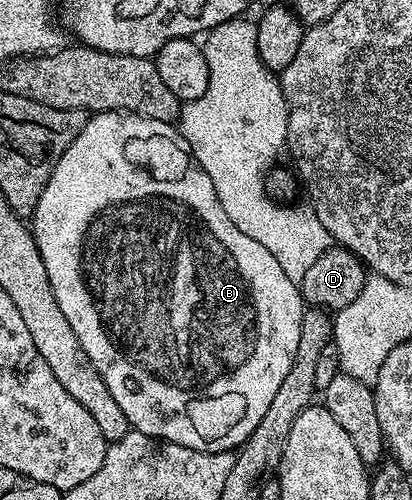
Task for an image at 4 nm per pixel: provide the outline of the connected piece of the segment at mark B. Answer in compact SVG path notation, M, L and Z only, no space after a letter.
M102 110L93 113L52 169L36 211L32 213L30 229L36 237L42 264L46 264L46 276L50 276L50 288L54 288L58 308L62 308L70 328L74 328L82 352L90 356L94 368L98 368L98 376L102 376L106 388L110 388L110 396L114 396L118 408L126 412L129 427L162 442L183 444L198 452L235 451L243 446L250 432L258 428L262 416L266 416L274 392L290 372L292 354L298 352L302 295L299 285L282 272L267 250L262 250L257 242L250 240L250 236L229 225L210 180L193 158L179 129L173 123L143 118L141 114L131 112Z

